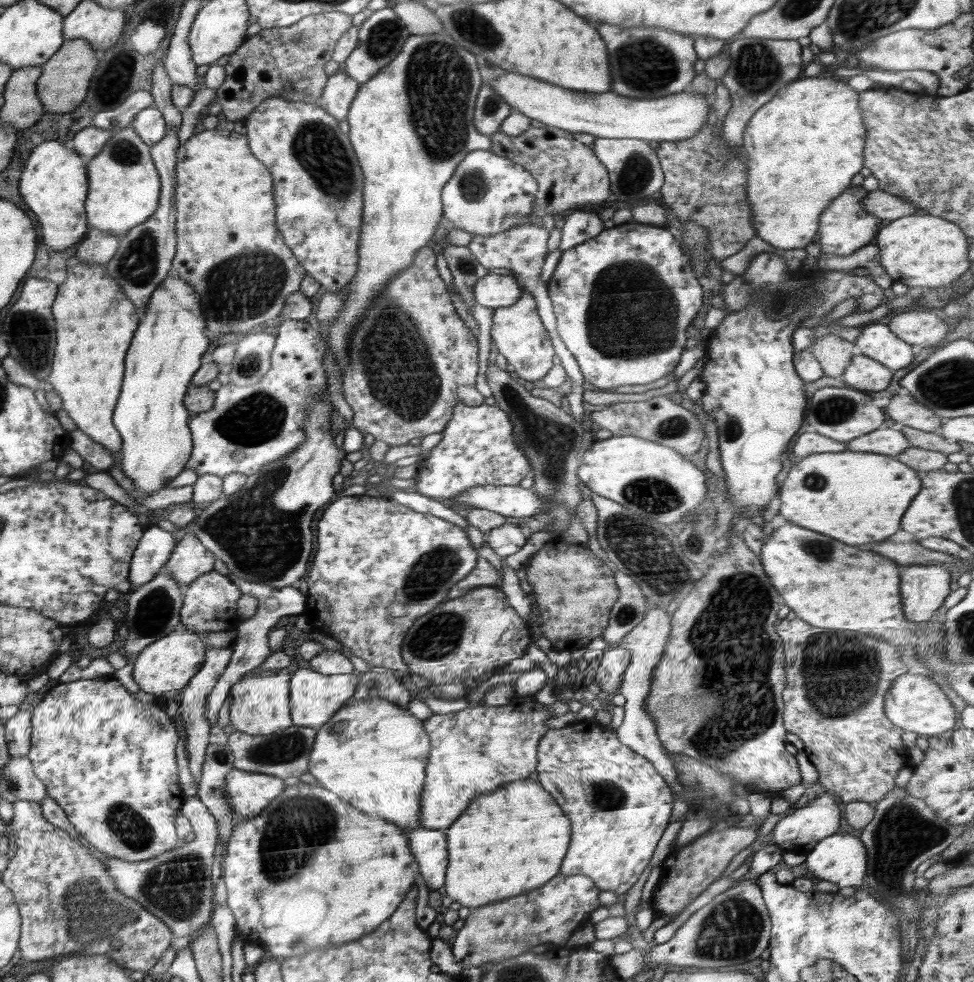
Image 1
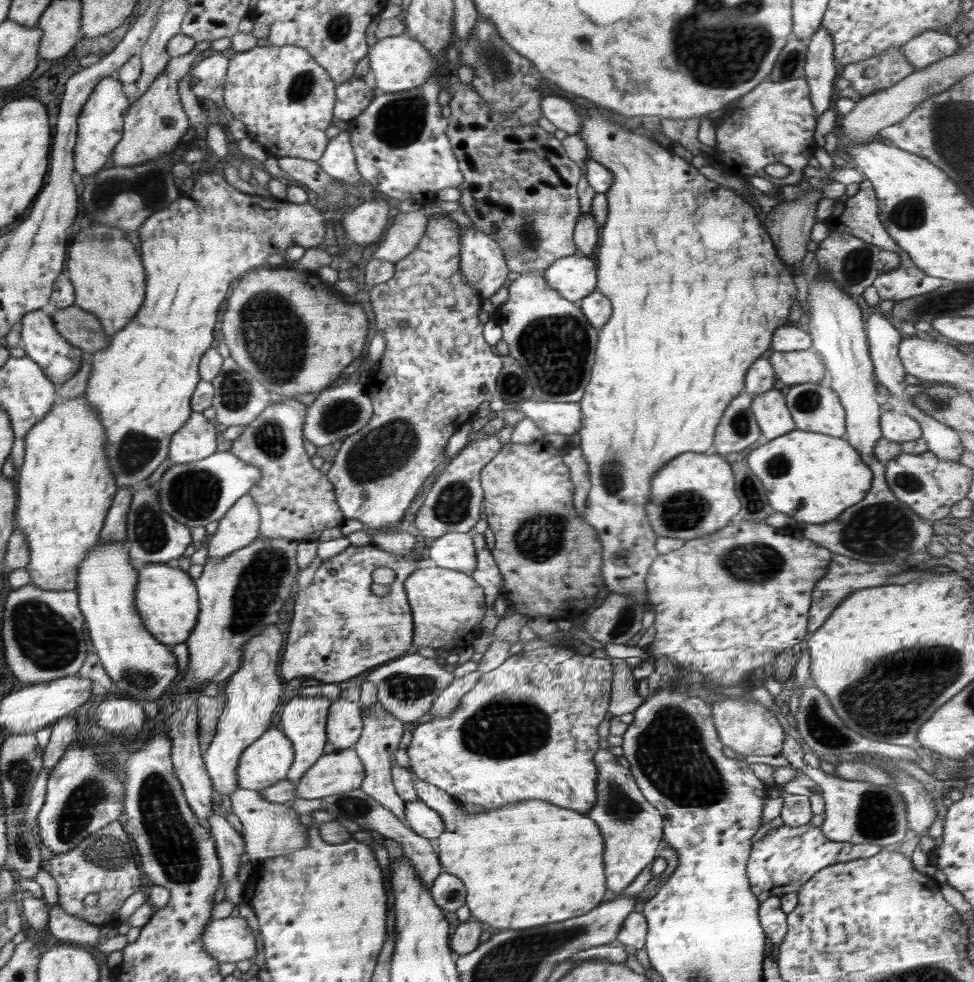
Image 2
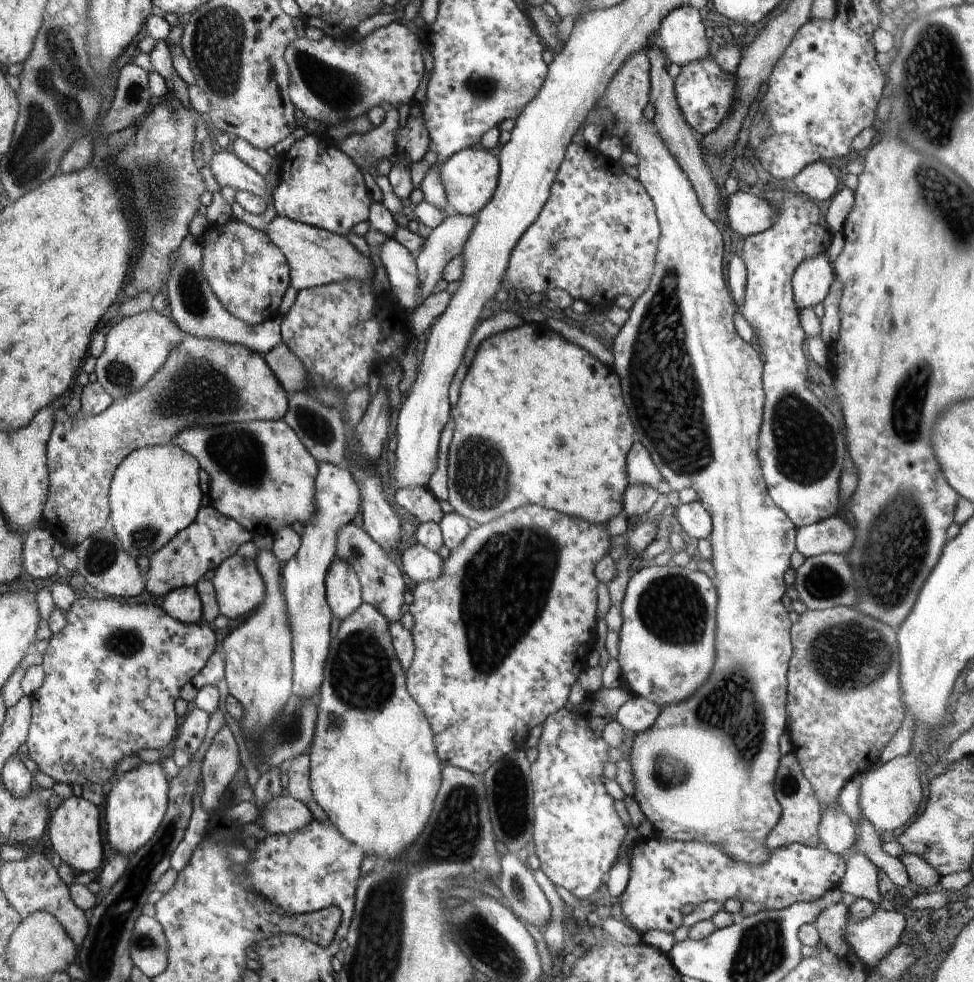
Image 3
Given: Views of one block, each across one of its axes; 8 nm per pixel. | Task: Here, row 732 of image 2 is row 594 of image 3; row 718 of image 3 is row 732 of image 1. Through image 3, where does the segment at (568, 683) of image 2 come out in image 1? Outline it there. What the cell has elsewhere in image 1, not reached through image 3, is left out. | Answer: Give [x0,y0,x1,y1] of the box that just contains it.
[420,695,556,830]

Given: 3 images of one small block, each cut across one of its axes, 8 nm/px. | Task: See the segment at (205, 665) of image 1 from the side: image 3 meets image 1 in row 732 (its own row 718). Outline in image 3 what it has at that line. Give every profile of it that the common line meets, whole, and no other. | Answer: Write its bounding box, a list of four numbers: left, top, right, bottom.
[173,707,210,756]

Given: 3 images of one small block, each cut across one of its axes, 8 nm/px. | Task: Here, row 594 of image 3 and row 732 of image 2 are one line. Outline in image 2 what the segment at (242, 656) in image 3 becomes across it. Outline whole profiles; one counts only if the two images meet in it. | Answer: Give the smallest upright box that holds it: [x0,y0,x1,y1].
[236,727,294,791]

